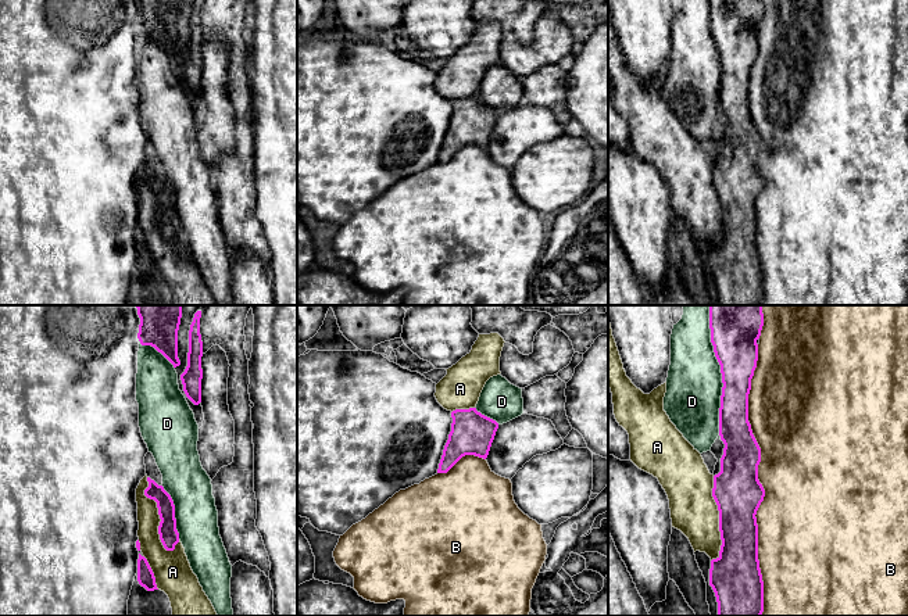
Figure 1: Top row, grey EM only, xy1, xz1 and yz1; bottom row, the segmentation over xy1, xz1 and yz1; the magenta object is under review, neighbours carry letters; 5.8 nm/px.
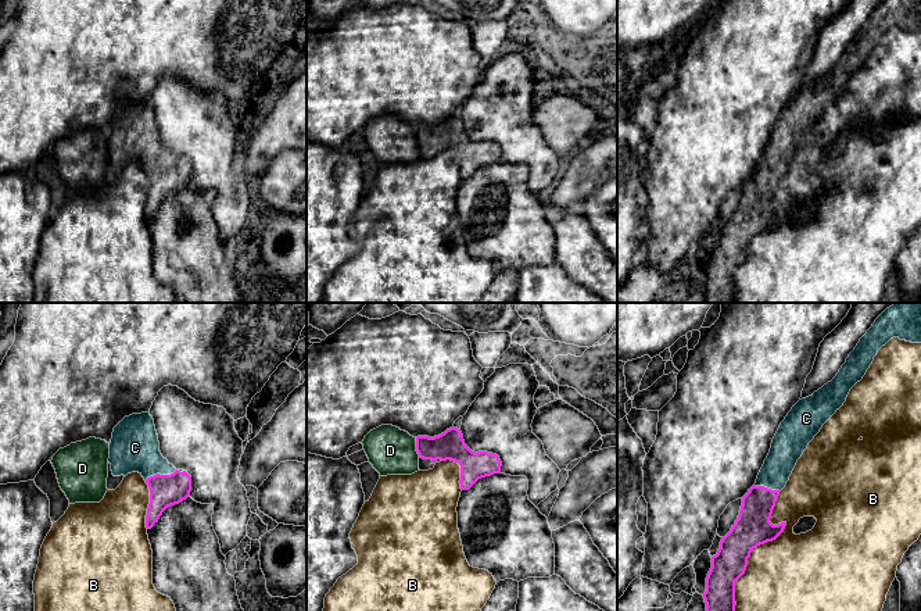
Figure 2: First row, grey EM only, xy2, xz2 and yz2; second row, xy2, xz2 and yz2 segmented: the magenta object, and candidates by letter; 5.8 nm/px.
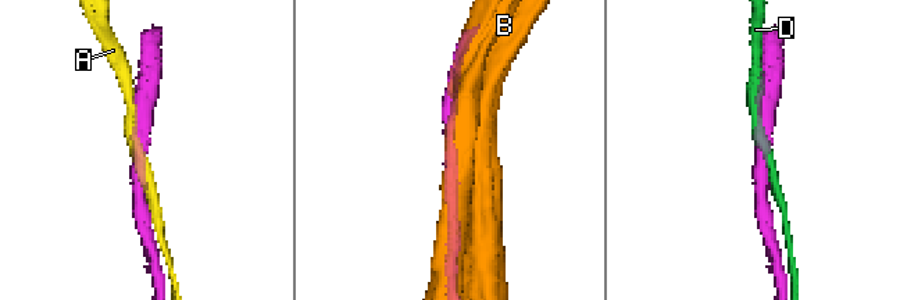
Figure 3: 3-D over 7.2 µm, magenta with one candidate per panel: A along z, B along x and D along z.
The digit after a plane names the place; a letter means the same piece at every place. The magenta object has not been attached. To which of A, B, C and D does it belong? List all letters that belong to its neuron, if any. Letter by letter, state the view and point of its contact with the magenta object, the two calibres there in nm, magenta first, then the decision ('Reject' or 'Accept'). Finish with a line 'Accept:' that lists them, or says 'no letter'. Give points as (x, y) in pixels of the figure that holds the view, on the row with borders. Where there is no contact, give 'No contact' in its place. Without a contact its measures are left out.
A: Touches magenta at xy1 (158, 514). Thickness 110 nm (magenta) against 130 nm. Reject
B: Touches magenta at yz1 (758, 480). Thickness 280 nm (magenta) against 480 nm. Reject
C: Touches magenta at xy2 (164, 475). Thickness 190 nm (magenta) against 280 nm. Accept
D: Touches magenta at yz1 (721, 371). Thickness 280 nm (magenta) against 320 nm. Reject
Accept: C

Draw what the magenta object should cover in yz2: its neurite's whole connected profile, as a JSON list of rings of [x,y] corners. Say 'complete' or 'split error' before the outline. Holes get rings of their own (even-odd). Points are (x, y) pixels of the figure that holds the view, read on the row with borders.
split error; [[[895,303],[886,308],[860,339],[836,376],[811,396],[799,400],[781,422],[756,483],[742,497],[738,519],[721,539],[717,554],[712,557],[712,568],[706,578],[706,592],[702,594],[706,611],[735,611],[735,582],[745,574],[750,553],[757,546],[775,540],[786,526],[786,522],[773,525],[770,518],[780,492],[789,480],[798,460],[823,425],[843,405],[850,389],[863,379],[878,350],[893,337],[921,343],[921,303]]]

